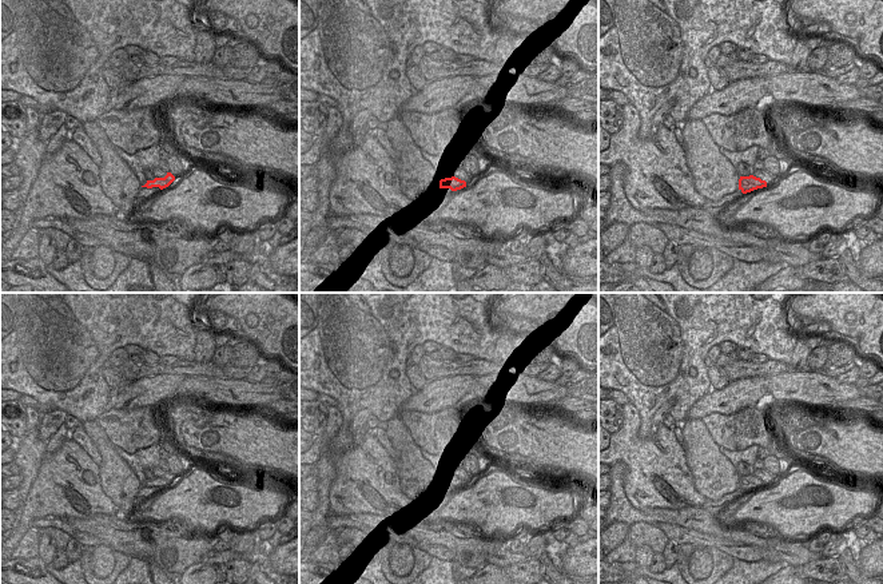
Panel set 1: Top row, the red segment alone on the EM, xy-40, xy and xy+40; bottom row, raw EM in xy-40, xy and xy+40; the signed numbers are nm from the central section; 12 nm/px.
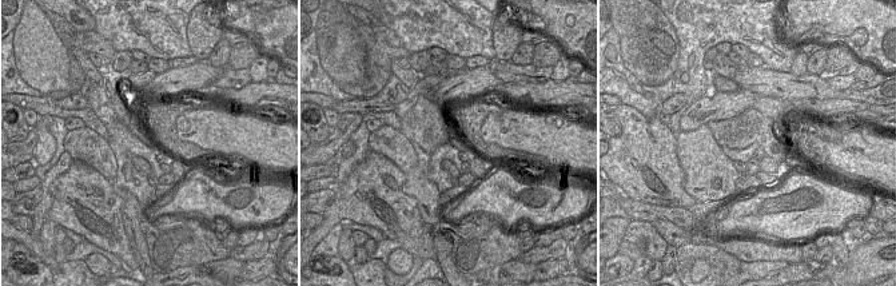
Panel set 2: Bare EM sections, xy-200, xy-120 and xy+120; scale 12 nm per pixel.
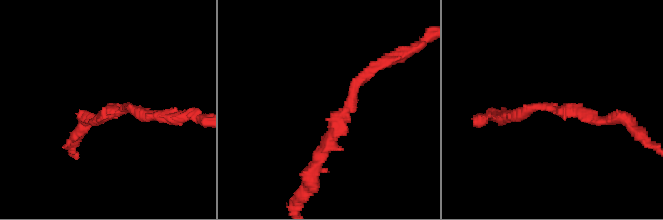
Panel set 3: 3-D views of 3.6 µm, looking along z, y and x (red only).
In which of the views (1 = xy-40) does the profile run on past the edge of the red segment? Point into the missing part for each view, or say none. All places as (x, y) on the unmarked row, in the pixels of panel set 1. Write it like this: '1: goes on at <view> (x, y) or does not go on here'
1: does not go on here

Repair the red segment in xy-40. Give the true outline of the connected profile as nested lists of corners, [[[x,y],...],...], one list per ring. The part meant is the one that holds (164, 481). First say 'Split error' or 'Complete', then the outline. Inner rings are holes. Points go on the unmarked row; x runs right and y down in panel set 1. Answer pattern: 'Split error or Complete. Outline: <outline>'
Complete. Outline: [[[167,472],[164,477],[155,477],[154,480],[147,480],[142,486],[152,488],[159,486],[160,489],[168,486],[175,480],[175,476],[171,472]]]

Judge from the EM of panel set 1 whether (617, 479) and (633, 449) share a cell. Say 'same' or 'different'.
different

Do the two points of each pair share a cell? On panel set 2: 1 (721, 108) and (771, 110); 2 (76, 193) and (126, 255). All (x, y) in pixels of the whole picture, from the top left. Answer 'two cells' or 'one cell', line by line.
1: two cells
2: one cell

